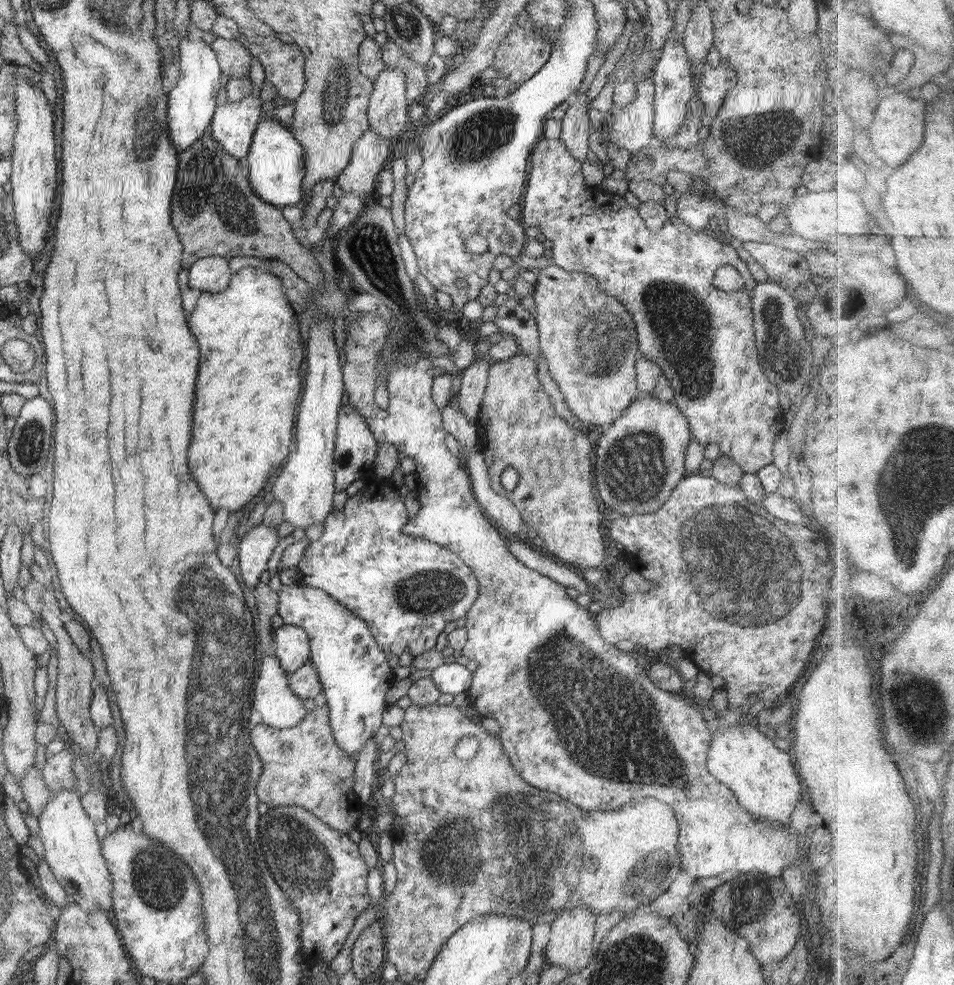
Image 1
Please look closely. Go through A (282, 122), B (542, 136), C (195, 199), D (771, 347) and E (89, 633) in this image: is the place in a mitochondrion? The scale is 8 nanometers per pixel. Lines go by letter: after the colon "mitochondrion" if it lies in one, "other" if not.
A: other
B: other
C: mitochondrion
D: mitochondrion
E: other

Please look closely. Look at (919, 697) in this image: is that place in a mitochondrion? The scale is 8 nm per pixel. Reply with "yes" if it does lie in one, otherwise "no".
yes

